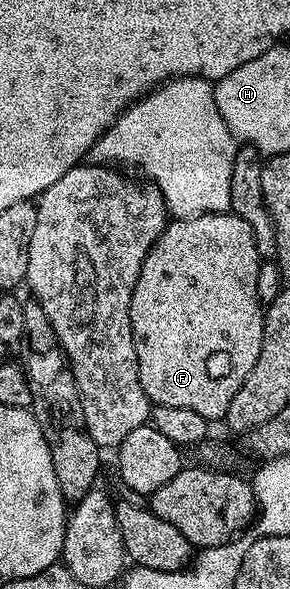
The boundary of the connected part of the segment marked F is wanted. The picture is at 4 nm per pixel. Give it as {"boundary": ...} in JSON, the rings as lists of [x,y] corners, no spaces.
{"boundary":[[[201,213],[195,217],[180,217],[171,220],[166,230],[156,239],[156,243],[148,251],[144,263],[140,267],[140,275],[136,279],[136,287],[132,291],[130,304],[130,322],[132,335],[136,343],[136,359],[138,360],[138,378],[140,387],[144,387],[144,395],[154,405],[164,407],[188,407],[204,415],[207,421],[214,423],[216,419],[225,418],[228,403],[236,399],[244,379],[256,367],[256,359],[260,359],[260,347],[264,343],[264,303],[258,298],[258,266],[260,258],[256,239],[252,235],[252,227],[244,223],[235,213]]]}

